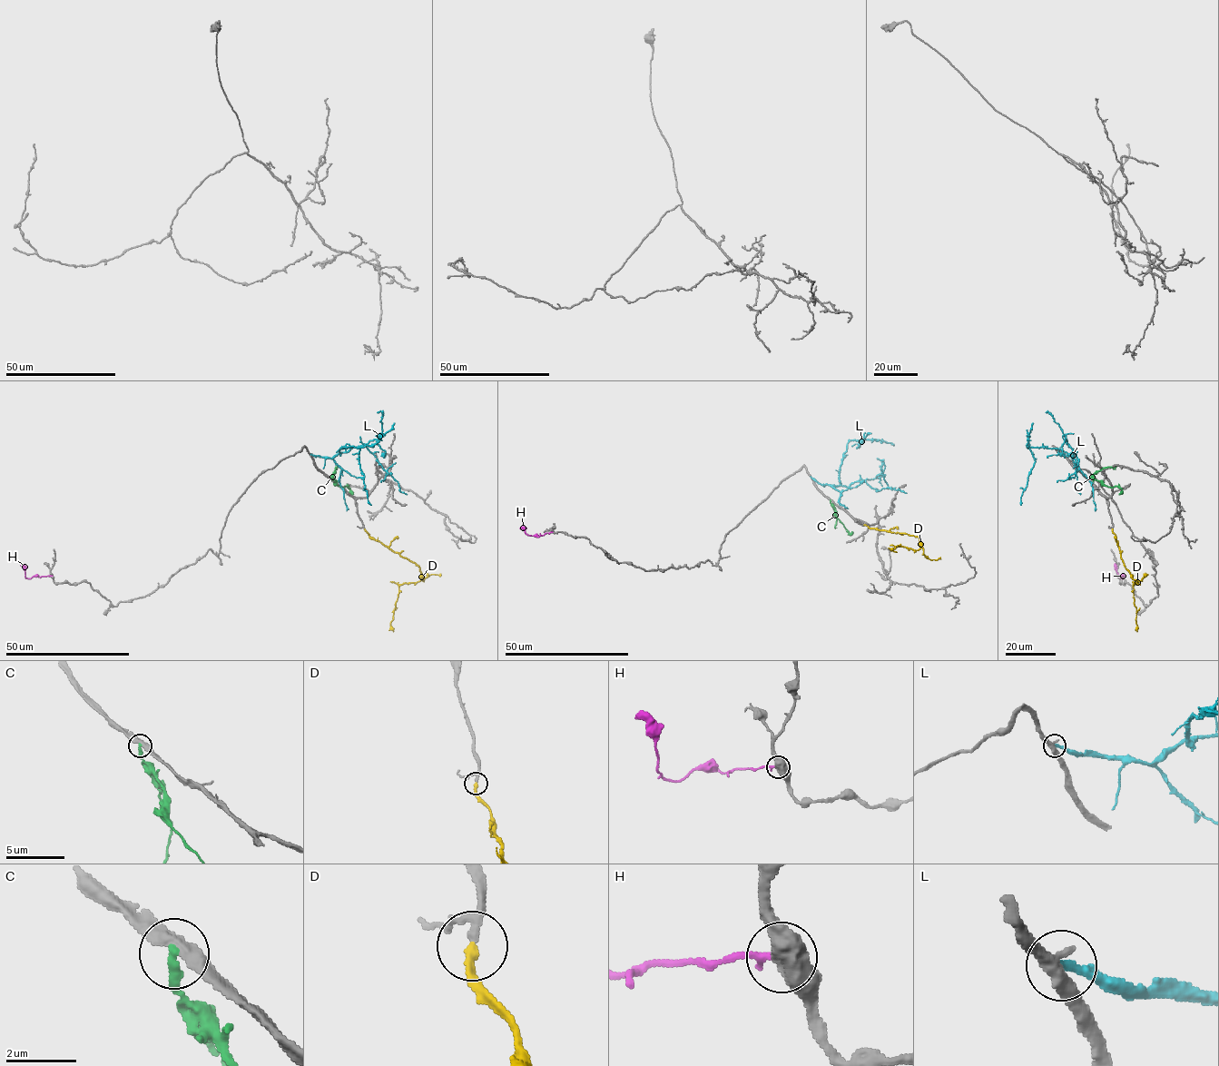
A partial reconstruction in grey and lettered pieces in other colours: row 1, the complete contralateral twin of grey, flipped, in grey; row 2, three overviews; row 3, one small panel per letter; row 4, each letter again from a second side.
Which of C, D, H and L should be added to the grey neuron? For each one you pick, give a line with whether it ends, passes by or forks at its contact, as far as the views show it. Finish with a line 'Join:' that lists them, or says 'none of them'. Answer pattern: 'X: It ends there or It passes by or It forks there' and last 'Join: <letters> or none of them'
D: It ends there
Join: D

